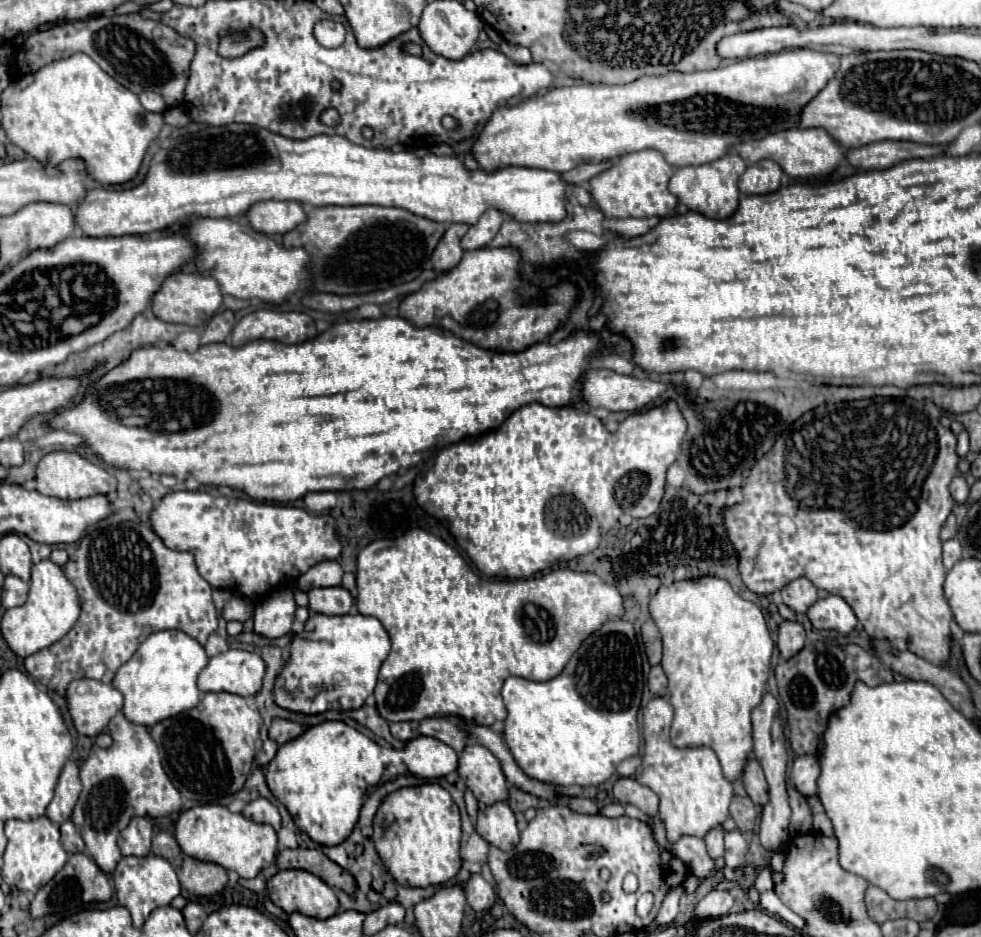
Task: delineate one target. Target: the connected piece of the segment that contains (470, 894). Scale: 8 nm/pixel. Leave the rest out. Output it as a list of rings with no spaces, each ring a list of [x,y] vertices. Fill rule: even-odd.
[[[473,874],[467,884],[465,884],[465,896],[467,896],[467,902],[469,906],[475,910],[475,912],[481,912],[481,910],[489,910],[493,904],[495,904],[495,892],[491,888],[491,884],[487,884],[483,880],[481,874]]]

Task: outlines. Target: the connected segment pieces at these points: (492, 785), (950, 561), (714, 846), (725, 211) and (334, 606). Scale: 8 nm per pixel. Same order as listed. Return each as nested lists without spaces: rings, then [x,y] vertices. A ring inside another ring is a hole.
[[[471,742],[461,752],[457,772],[481,806],[491,806],[509,798],[509,788],[501,764],[489,748]]]
[[[957,540],[943,542],[943,564],[949,570],[957,560],[961,560],[961,544]]]
[[[715,826],[713,830],[707,832],[705,844],[707,844],[707,850],[709,850],[709,856],[711,856],[711,858],[719,858],[719,856],[725,854],[725,848],[723,848],[723,836],[725,836],[723,826]]]
[[[729,152],[723,158],[719,158],[715,162],[709,162],[709,164],[679,168],[673,174],[671,182],[669,182],[669,192],[675,194],[677,200],[683,202],[693,212],[699,212],[699,214],[703,214],[707,218],[715,218],[715,220],[729,218],[739,208],[739,188],[737,188],[737,182],[739,182],[739,176],[745,172],[745,168],[747,166],[741,160],[741,156],[735,154],[735,152]]]
[[[341,586],[313,588],[307,592],[307,598],[309,598],[311,612],[319,612],[319,614],[327,614],[327,616],[349,614],[349,608],[353,604],[351,594]]]

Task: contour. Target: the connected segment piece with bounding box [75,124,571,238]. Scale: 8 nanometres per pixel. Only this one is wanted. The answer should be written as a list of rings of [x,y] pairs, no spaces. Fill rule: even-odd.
[[[229,124],[219,128],[205,126],[199,132],[171,138],[167,146],[153,156],[149,174],[137,188],[116,190],[99,187],[89,190],[75,208],[75,222],[81,232],[91,238],[151,234],[183,224],[193,216],[233,218],[245,214],[251,206],[265,200],[297,200],[305,206],[397,206],[447,226],[453,222],[473,226],[489,208],[497,208],[517,222],[561,222],[567,216],[565,190],[569,186],[571,184],[565,182],[559,172],[551,170],[507,166],[493,174],[487,174],[483,170],[467,172],[459,156],[427,154],[425,158],[417,158],[409,152],[363,148],[337,134],[319,134],[307,140],[291,140],[259,126]]]

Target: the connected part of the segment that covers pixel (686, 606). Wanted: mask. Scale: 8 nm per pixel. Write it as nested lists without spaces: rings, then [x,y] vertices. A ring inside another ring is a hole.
[[[701,576],[697,580],[679,580],[661,586],[649,602],[651,618],[655,620],[663,640],[661,666],[669,678],[669,700],[675,708],[671,724],[671,742],[679,748],[709,746],[719,756],[723,774],[729,780],[741,776],[741,766],[753,748],[751,710],[761,702],[769,676],[769,660],[773,640],[761,608],[733,592],[731,584],[717,576]]]

